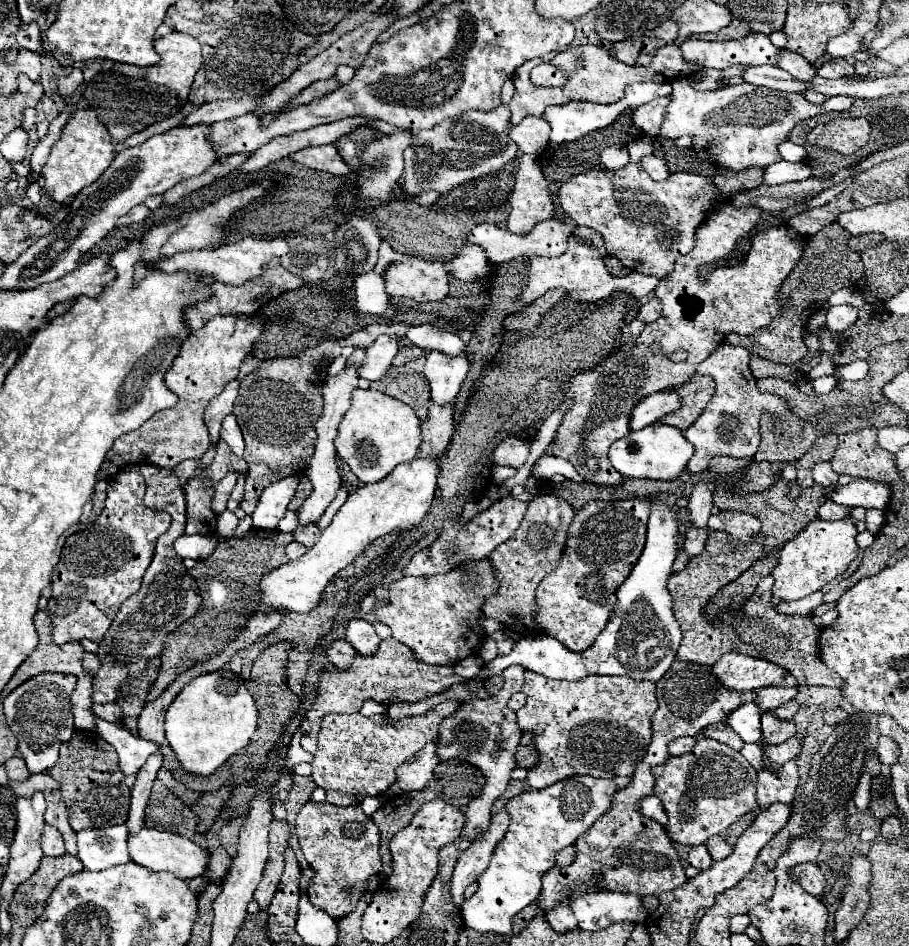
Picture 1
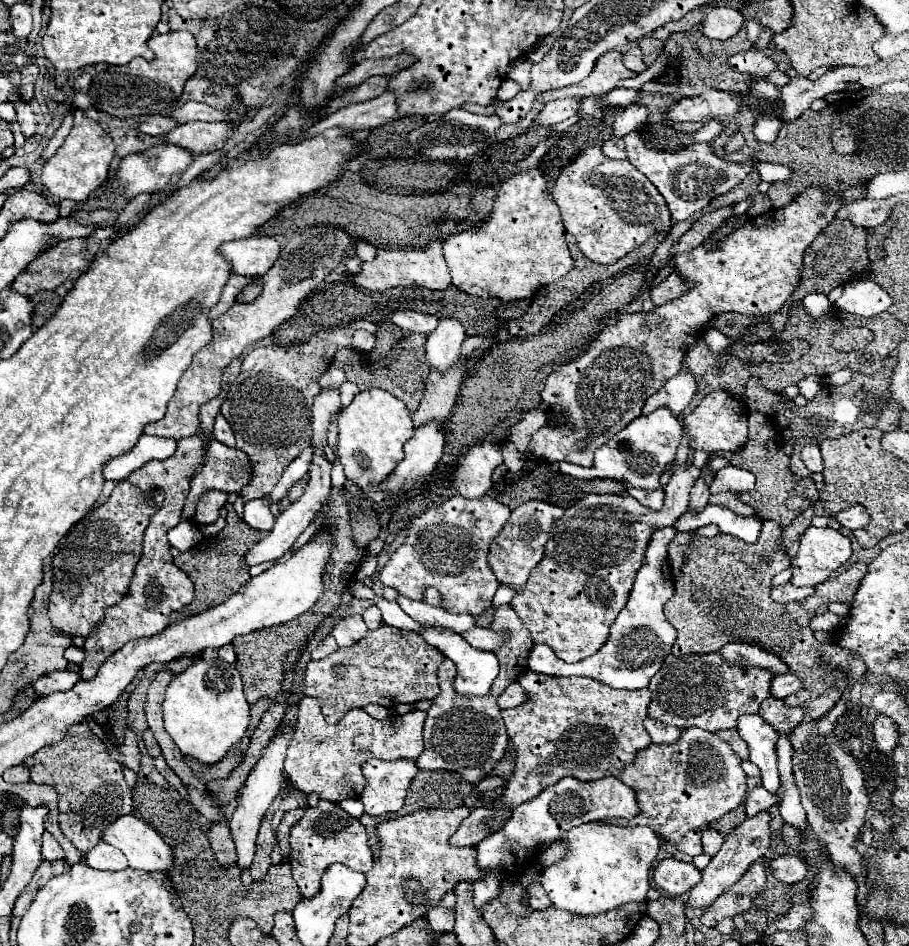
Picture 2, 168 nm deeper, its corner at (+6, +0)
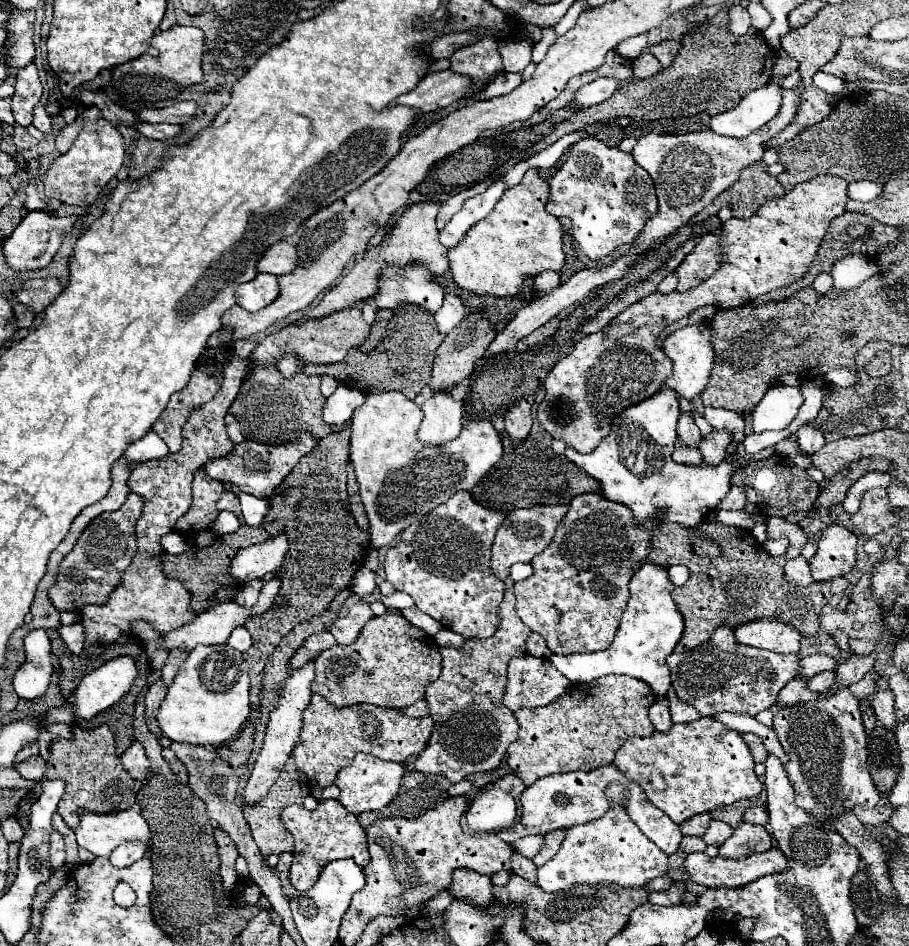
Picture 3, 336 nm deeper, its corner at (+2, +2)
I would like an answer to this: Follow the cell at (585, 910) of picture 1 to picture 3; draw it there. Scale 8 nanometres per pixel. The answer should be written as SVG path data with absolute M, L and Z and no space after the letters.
M612 783L606 791L608 799L614 801L614 807L610 811L606 811L600 819L590 821L590 823L582 823L582 825L574 825L570 829L566 829L566 837L560 843L558 853L544 863L542 867L538 867L538 885L546 891L546 893L558 893L558 891L568 891L574 885L618 885L618 887L644 887L648 879L654 877L662 877L666 873L668 867L668 855L662 853L654 843L650 843L650 839L646 839L646 835L642 835L642 831L638 831L636 823L626 815L626 811L620 807L620 799L622 799L622 791L624 787L618 783Z

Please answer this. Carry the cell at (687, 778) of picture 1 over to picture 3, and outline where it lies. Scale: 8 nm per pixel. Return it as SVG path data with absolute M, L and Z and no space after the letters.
M710 717L674 725L666 733L654 731L650 737L630 737L618 749L614 765L626 779L638 783L648 801L678 825L694 815L710 813L740 799L758 797L764 789L740 733Z

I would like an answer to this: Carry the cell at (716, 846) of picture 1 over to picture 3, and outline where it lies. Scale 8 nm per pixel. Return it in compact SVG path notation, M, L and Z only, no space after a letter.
M712 821L702 839L704 839L706 845L720 847L720 845L732 835L732 831L734 831L734 829L732 829L730 825L726 825L726 823L722 823L722 821Z

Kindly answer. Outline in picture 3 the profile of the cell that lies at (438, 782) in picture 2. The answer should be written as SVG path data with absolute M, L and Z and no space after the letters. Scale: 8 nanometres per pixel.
M408 771L402 777L400 793L394 797L394 801L384 807L382 811L360 813L358 820L363 828L384 817L418 817L424 815L428 809L440 805L444 799L448 799L448 789L452 787L452 781L444 775L426 775L420 771Z

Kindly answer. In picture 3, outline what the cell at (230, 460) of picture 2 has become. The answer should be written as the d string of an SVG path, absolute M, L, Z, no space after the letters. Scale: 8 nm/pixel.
M302 433L298 441L294 443L286 443L286 445L278 445L278 447L270 447L270 445L262 445L262 443L254 443L254 441L242 441L240 445L234 447L234 451L222 459L212 459L210 463L204 465L204 471L212 477L218 479L222 483L230 483L240 487L244 493L254 495L256 497L270 497L282 479L292 471L292 467L306 455L312 451L312 447L318 443L318 439L314 439L308 433Z

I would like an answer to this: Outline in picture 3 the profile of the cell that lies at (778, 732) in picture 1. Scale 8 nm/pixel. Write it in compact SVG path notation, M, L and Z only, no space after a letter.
M792 679L778 693L778 705L780 707L792 707L796 703L806 703L810 699L818 699L818 693L812 693L808 689L806 679Z

